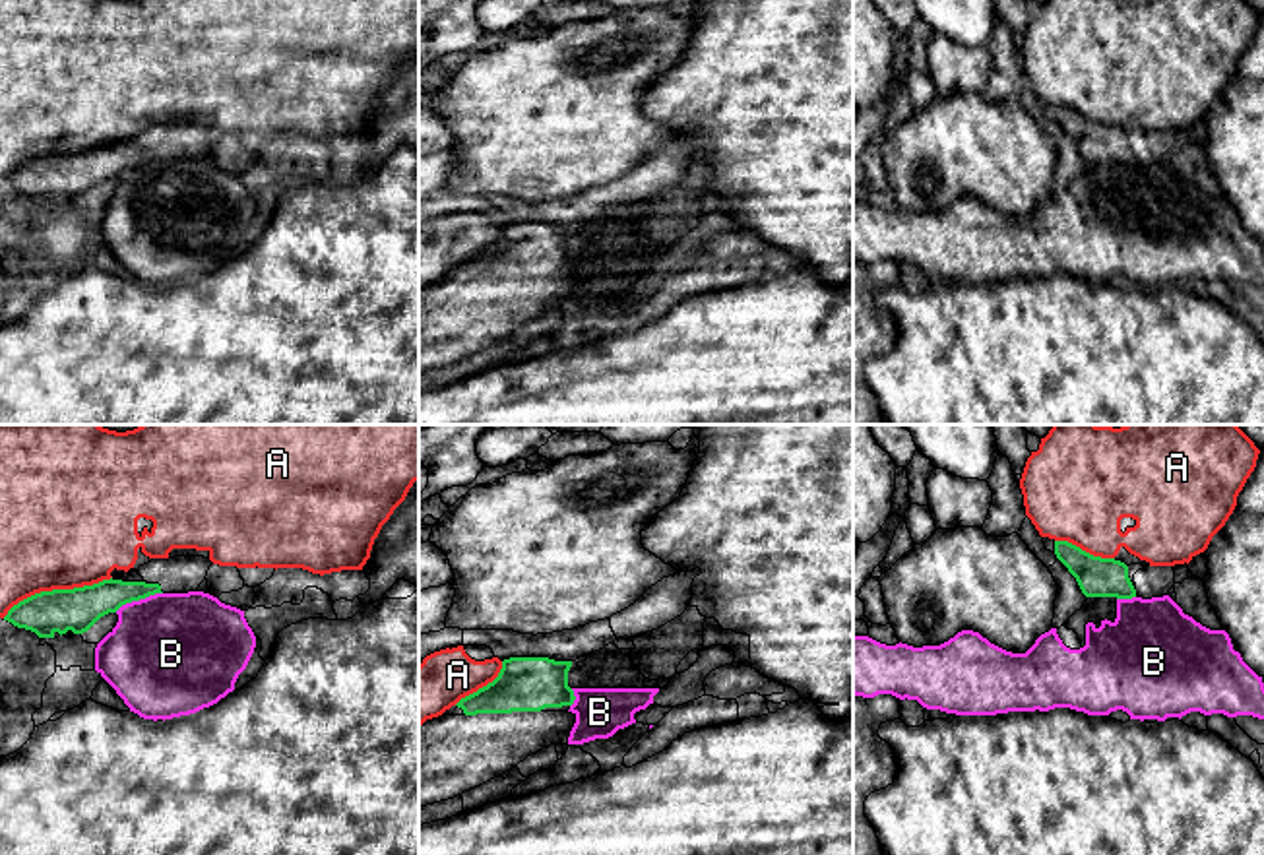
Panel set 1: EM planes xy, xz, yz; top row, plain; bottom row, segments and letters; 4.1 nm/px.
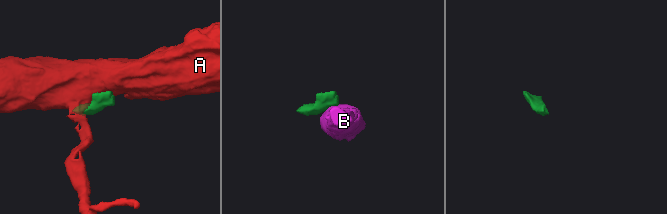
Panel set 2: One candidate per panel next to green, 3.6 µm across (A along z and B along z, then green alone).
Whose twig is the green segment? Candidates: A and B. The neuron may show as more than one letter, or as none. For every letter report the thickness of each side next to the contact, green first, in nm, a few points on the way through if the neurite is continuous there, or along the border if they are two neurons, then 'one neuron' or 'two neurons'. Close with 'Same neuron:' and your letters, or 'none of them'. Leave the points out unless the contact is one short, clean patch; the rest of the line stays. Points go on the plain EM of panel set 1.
A: 180 nm thick on the green side, 500 nm on the other; two neurons
B: 170 nm thick on the green side, 480 nm on the other; border along xy (161, 158), (126, 167), (115, 177); two neurons
Same neuron: none of them

